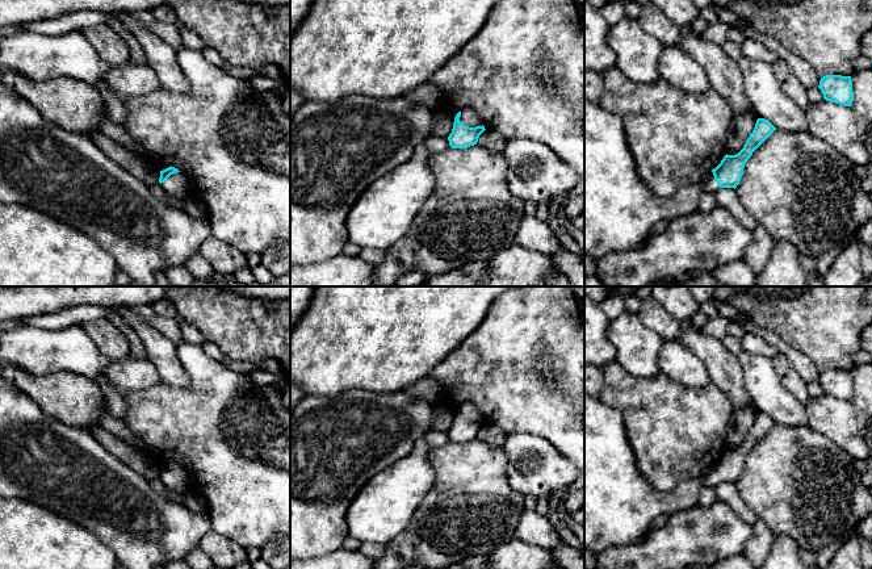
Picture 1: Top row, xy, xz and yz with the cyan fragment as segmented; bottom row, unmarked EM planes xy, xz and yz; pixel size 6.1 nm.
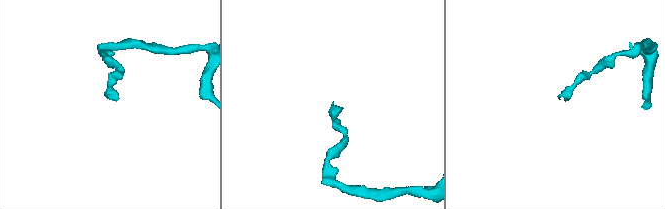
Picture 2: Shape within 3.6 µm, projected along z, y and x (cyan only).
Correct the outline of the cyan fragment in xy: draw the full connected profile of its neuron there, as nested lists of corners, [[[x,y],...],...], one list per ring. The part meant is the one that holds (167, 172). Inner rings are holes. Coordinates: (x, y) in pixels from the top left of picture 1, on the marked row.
[[[175,167],[160,171],[159,183],[169,196],[185,200],[190,191],[189,179]]]

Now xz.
[[[465,106],[454,117],[453,129],[448,137],[449,146],[452,148],[468,148],[474,146],[485,130],[482,120],[470,106]]]

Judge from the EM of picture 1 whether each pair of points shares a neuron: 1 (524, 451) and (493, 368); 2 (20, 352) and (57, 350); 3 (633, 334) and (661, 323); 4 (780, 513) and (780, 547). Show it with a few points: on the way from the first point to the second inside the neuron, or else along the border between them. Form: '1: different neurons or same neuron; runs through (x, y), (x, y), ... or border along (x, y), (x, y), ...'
1: different neurons; border along (508, 434), (531, 432), (548, 440)
2: same neuron; runs through (29, 350), (47, 350)
3: different neurons; border along (636, 313), (648, 327), (665, 341)
4: different neurons; border along (774, 535), (789, 535), (800, 548)

